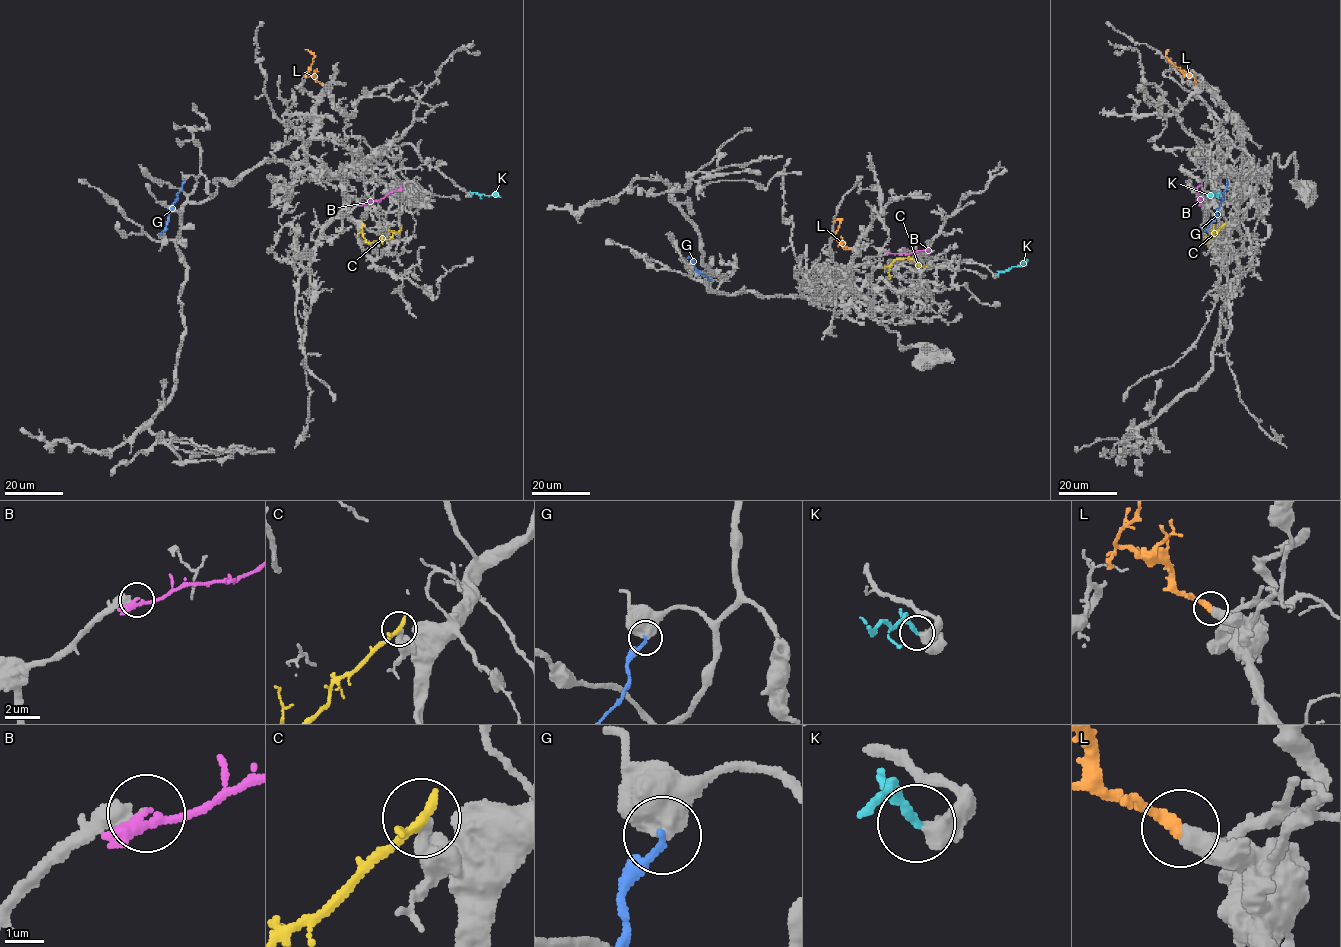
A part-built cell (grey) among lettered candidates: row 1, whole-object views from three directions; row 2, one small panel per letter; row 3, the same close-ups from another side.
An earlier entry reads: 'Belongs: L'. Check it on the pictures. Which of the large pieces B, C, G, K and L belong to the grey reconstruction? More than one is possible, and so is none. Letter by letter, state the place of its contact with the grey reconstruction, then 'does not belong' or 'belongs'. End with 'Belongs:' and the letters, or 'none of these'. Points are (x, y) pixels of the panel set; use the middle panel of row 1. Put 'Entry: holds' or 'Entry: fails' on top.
Entry: fails
B: contact (889, 253); does not belong
C: contact (890, 277); does not belong
G: contact (712, 279); does not belong
K: contact (997, 274); belongs
L: contact (849, 248); belongs
Belongs: K, L

